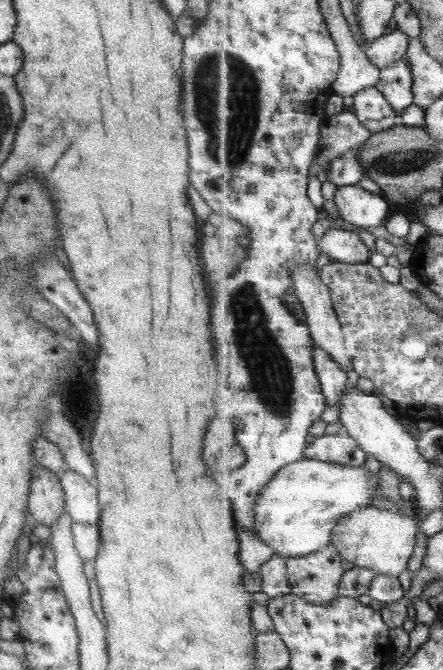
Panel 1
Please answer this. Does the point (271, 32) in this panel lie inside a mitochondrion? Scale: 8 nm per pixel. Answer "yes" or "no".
no

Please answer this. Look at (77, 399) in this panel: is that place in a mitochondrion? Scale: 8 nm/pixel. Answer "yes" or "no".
no

